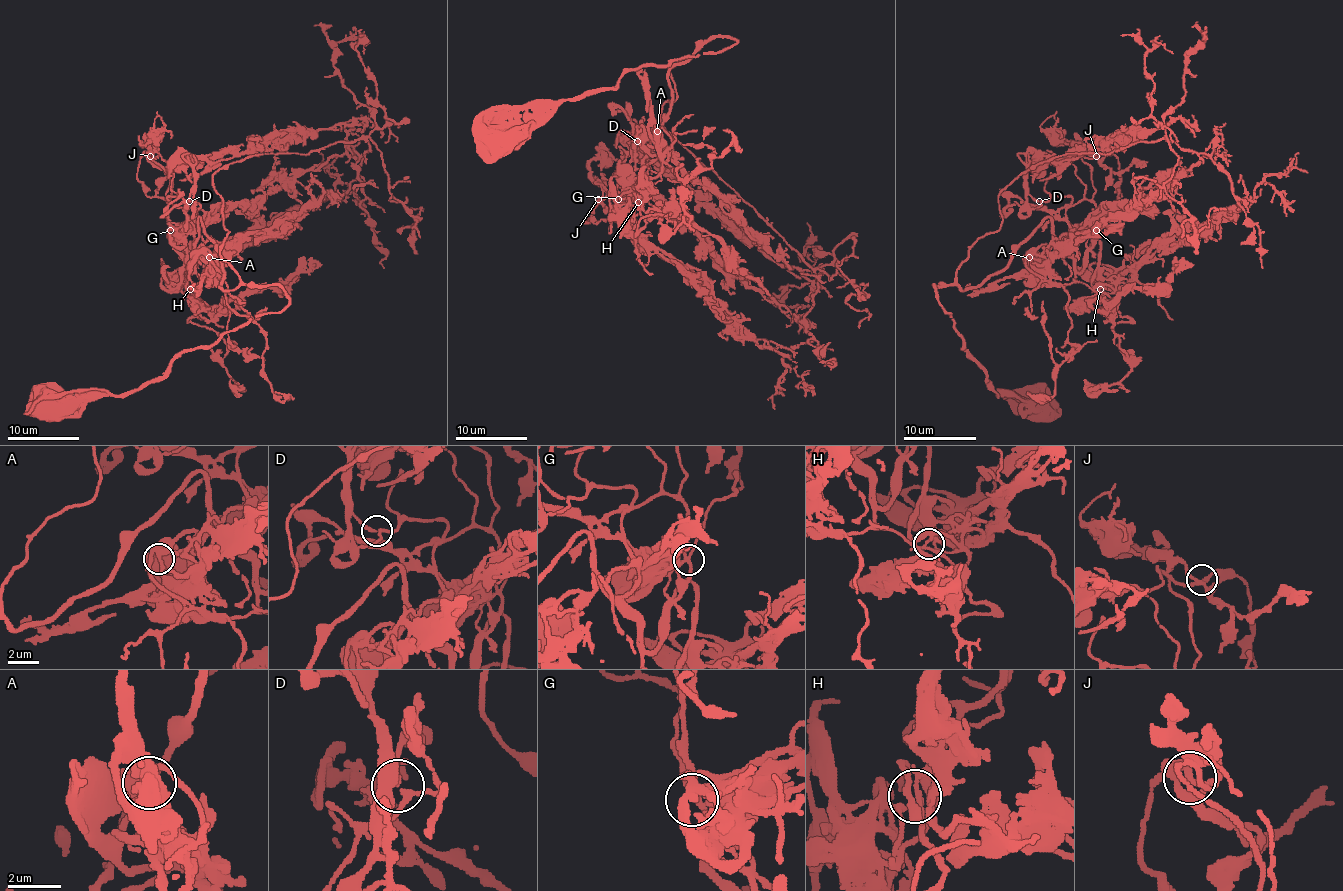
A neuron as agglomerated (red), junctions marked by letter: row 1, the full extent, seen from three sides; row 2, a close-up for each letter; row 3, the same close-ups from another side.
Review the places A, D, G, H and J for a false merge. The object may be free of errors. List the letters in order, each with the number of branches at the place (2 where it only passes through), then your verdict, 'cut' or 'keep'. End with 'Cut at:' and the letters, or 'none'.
A: 4 | keep
D: 4 | keep
G: 4 | keep
H: 4 | keep
J: 4 | keep
Cut at: none

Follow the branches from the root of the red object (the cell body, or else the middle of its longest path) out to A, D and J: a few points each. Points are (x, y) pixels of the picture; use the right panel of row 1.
A: (1040, 405), (999, 396), (988, 385), (934, 286), (979, 287), (1048, 217), (1064, 251), (1053, 242), (1030, 257)
D: (1040, 405), (988, 385), (934, 286), (979, 287), (1048, 217), (1051, 235), (1068, 246), (1071, 199), (1039, 201)
J: (1040, 405), (988, 385), (934, 286), (979, 287), (1048, 217), (1062, 246), (1086, 231), (1082, 159), (1096, 156)

